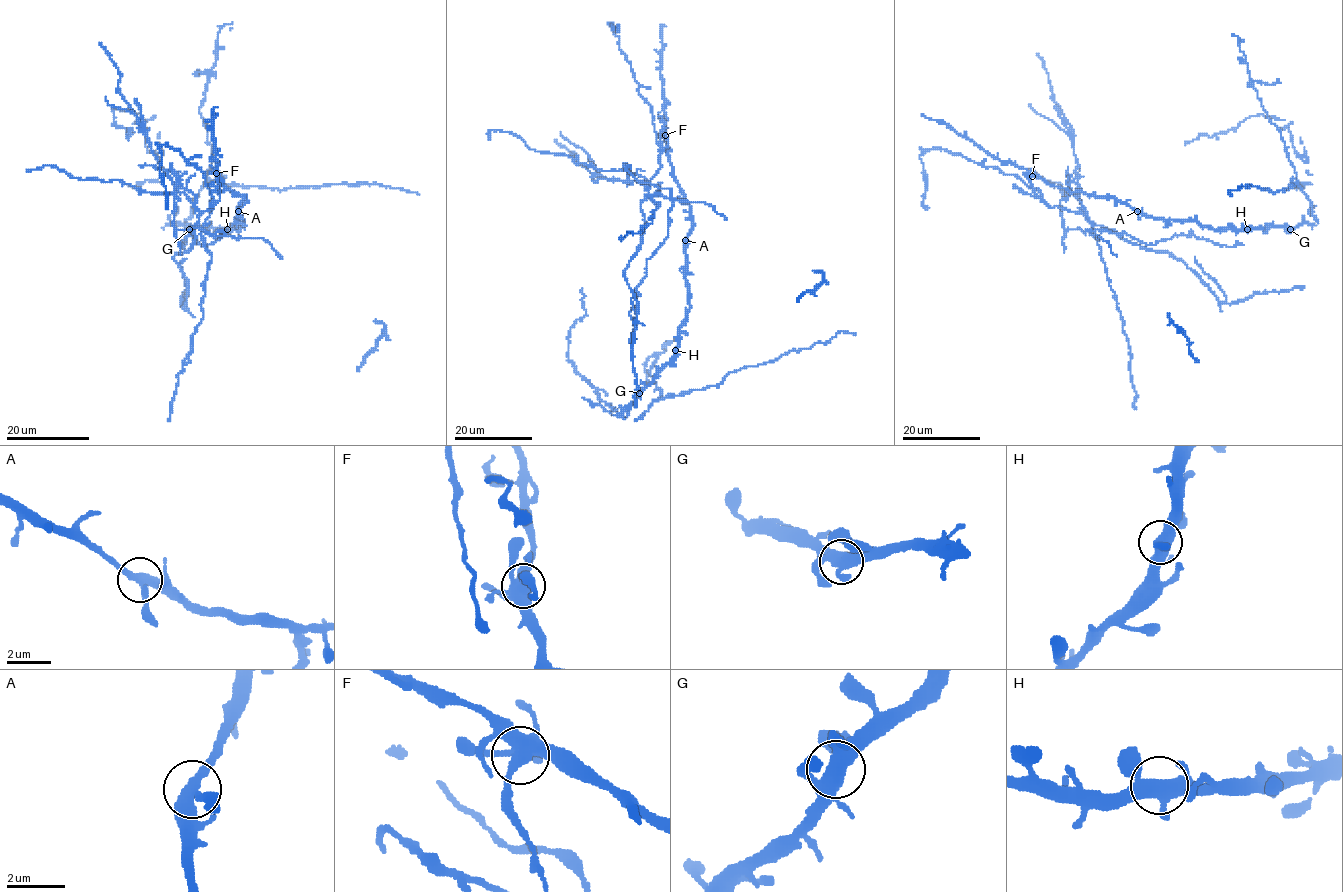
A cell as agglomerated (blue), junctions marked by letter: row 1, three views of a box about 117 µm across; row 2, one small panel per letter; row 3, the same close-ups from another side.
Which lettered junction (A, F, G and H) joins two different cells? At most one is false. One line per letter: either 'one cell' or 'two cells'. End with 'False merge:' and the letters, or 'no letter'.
A: one cell
F: two cells
G: one cell
H: one cell
False merge: F

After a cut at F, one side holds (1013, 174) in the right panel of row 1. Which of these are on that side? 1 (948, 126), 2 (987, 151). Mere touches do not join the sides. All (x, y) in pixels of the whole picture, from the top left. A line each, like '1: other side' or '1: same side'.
1: other side
2: other side

